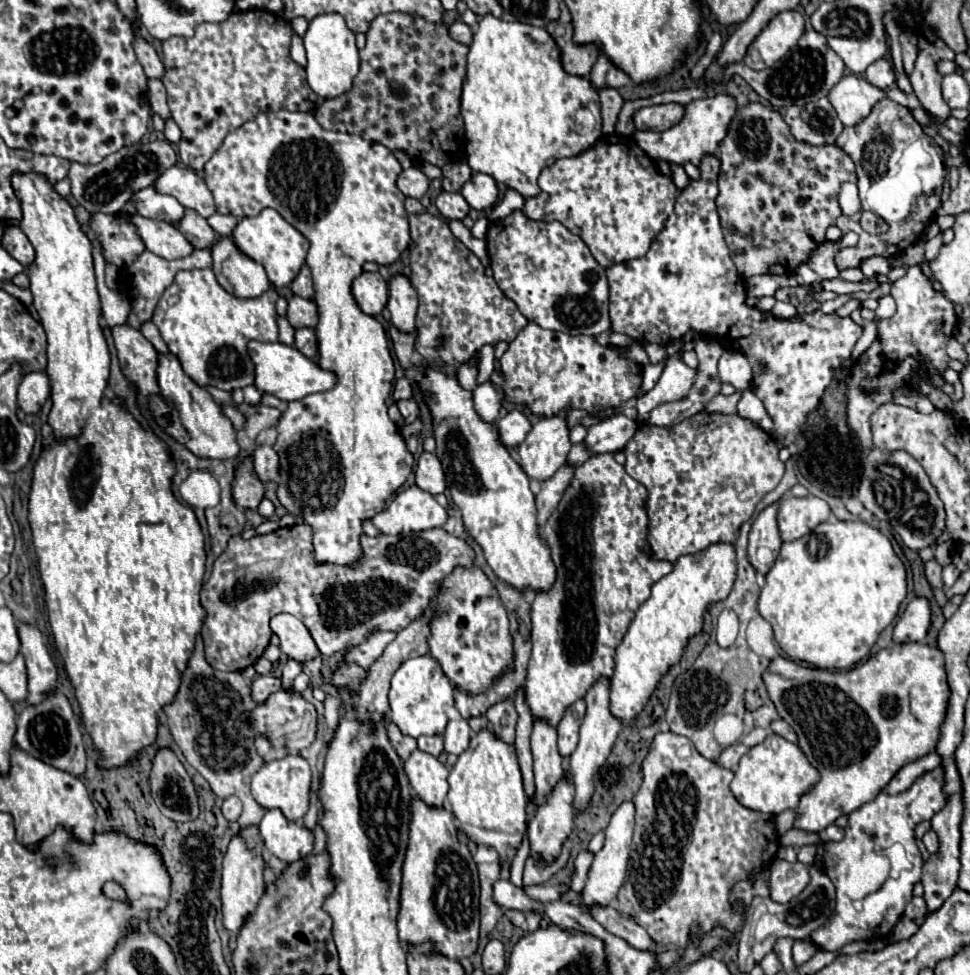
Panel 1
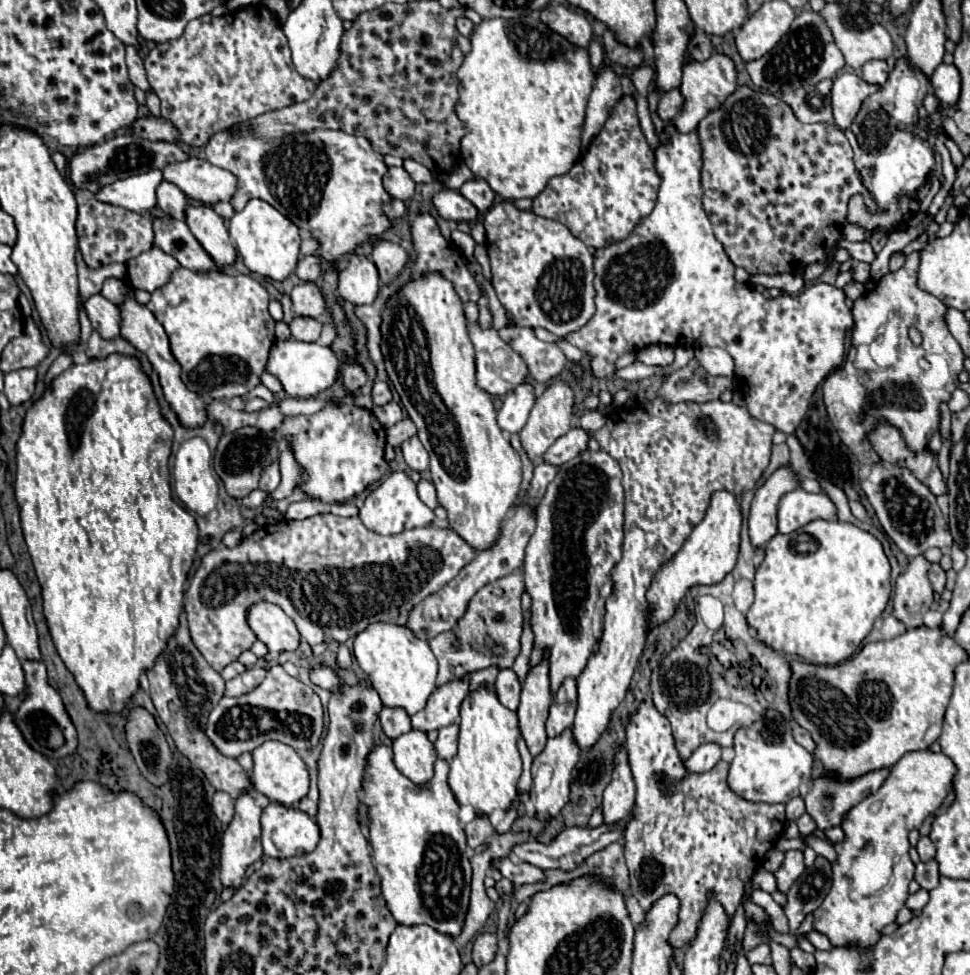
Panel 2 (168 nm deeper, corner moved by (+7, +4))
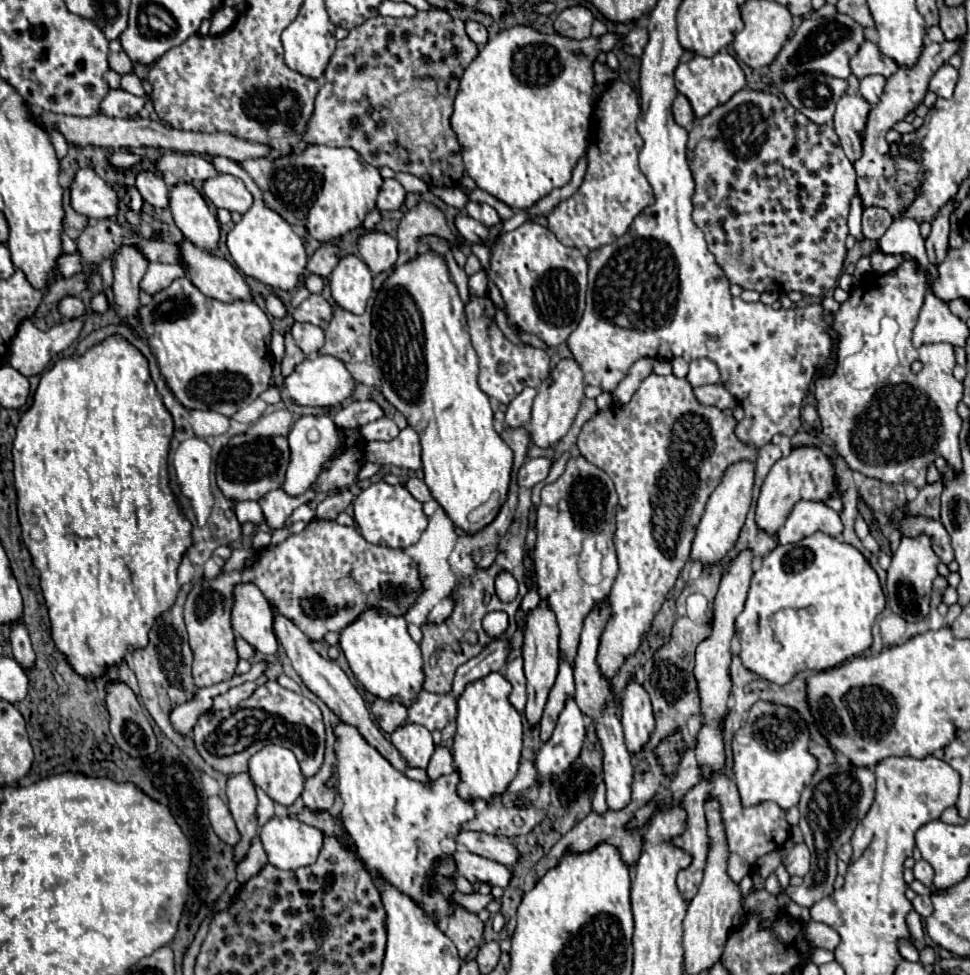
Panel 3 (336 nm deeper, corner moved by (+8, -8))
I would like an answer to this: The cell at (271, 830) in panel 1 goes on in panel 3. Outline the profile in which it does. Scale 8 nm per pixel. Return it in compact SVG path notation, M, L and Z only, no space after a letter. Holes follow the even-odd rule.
M274 816L260 830L268 862L280 870L296 870L316 862L324 834L290 816Z

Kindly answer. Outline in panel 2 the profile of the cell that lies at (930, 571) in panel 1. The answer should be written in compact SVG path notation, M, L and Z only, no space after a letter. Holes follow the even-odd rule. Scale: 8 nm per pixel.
M931 564L931 568L929 568L929 580L931 580L933 590L935 590L937 594L941 594L943 588L945 588L945 572L941 570L939 564Z

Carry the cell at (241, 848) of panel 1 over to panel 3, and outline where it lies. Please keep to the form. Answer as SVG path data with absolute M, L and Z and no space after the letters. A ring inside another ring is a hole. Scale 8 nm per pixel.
M248 772L230 776L226 782L228 806L234 816L234 822L242 834L242 840L234 848L236 862L244 858L250 848L252 838L258 834L258 816L256 816L256 786Z

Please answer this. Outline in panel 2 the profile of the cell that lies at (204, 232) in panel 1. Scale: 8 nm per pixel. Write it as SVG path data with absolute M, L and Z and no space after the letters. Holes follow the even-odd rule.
M163 180L161 186L157 188L157 206L163 212L167 212L169 216L173 216L175 220L185 220L187 196L181 194L181 190L177 186Z

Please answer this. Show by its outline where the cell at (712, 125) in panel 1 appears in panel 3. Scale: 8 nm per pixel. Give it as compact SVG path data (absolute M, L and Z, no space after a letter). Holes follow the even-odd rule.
M718 52L712 58L702 58L702 56L694 56L690 62L686 64L678 64L676 72L676 88L680 94L684 94L696 116L704 116L708 114L714 106L720 106L724 102L728 102L738 90L742 90L746 86L746 78L744 78L744 70L740 68L740 64L736 62L734 56L730 56L728 52Z

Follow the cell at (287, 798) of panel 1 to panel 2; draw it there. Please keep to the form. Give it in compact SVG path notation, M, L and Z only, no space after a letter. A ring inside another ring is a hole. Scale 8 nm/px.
M263 742L257 750L253 750L253 772L251 772L251 784L255 786L257 792L265 794L267 798L271 798L273 802L281 804L281 806L295 806L297 802L301 802L307 796L309 790L309 774L307 774L307 766L301 760L301 756L287 744L283 742Z

